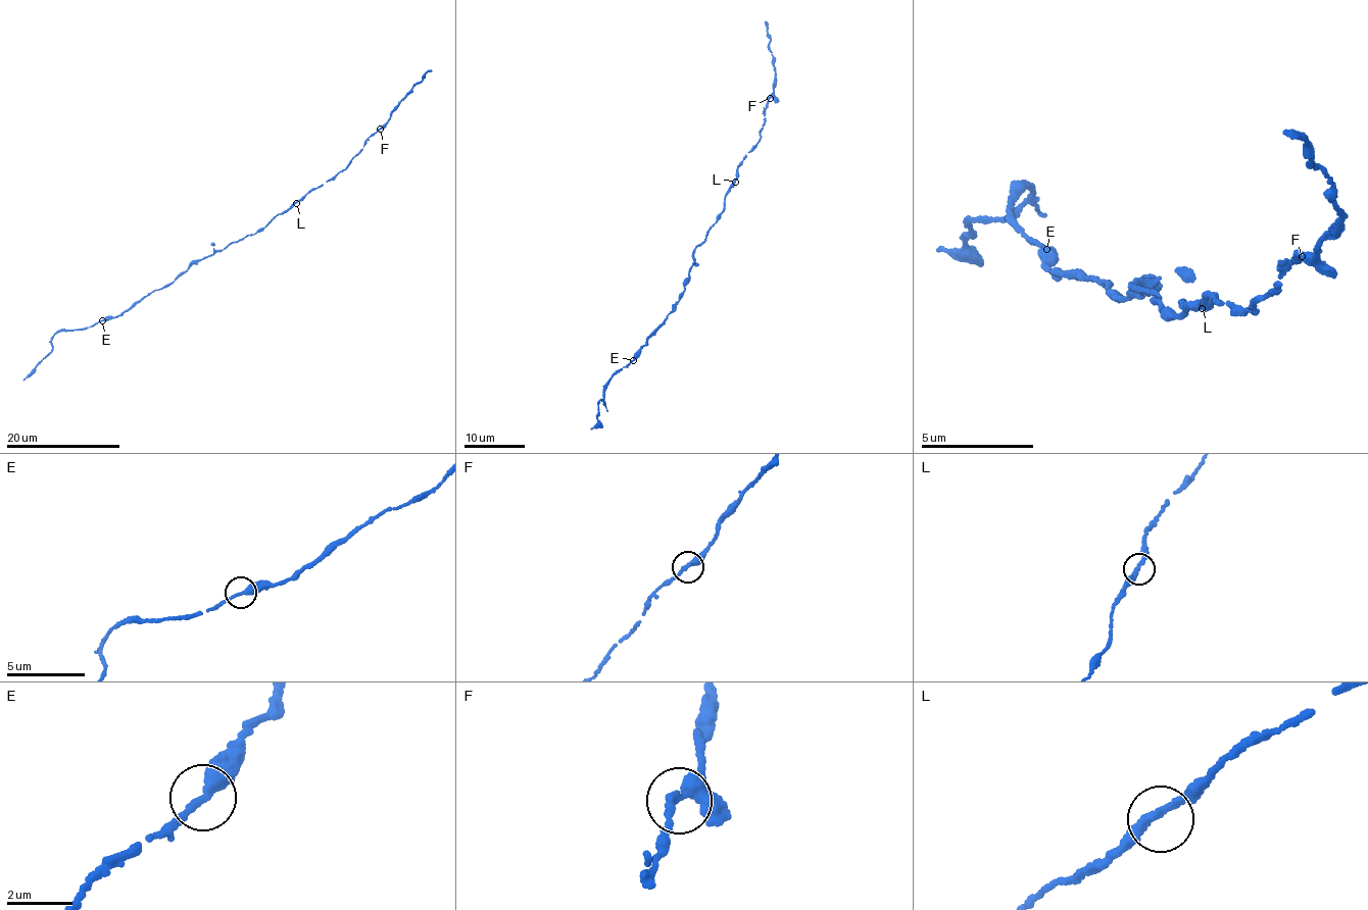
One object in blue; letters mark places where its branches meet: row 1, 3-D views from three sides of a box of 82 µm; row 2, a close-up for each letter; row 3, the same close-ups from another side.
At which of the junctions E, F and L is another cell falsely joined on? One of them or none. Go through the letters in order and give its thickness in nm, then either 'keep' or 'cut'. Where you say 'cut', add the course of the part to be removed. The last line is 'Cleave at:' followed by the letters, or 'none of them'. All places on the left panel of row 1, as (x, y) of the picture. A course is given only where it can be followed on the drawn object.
E: 320 nm | keep
F: 280 nm | keep
L: 280 nm | keep
Cleave at: none of them

